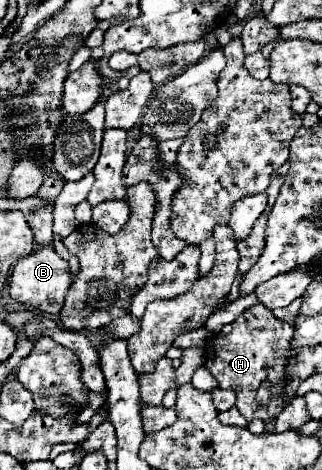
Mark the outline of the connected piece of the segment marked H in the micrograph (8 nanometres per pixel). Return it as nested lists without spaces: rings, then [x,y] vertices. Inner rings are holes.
[[[254,304],[232,322],[232,330],[228,334],[216,334],[208,340],[204,366],[218,380],[220,388],[236,392],[236,408],[246,418],[246,422],[252,420],[266,422],[270,418],[276,418],[288,404],[288,400],[282,396],[282,390],[286,384],[288,360],[292,356],[292,338],[294,322],[278,322],[278,318],[274,318],[274,314],[266,306]],[[266,378],[274,384],[274,396],[268,408],[258,408],[254,402],[256,388]]]

